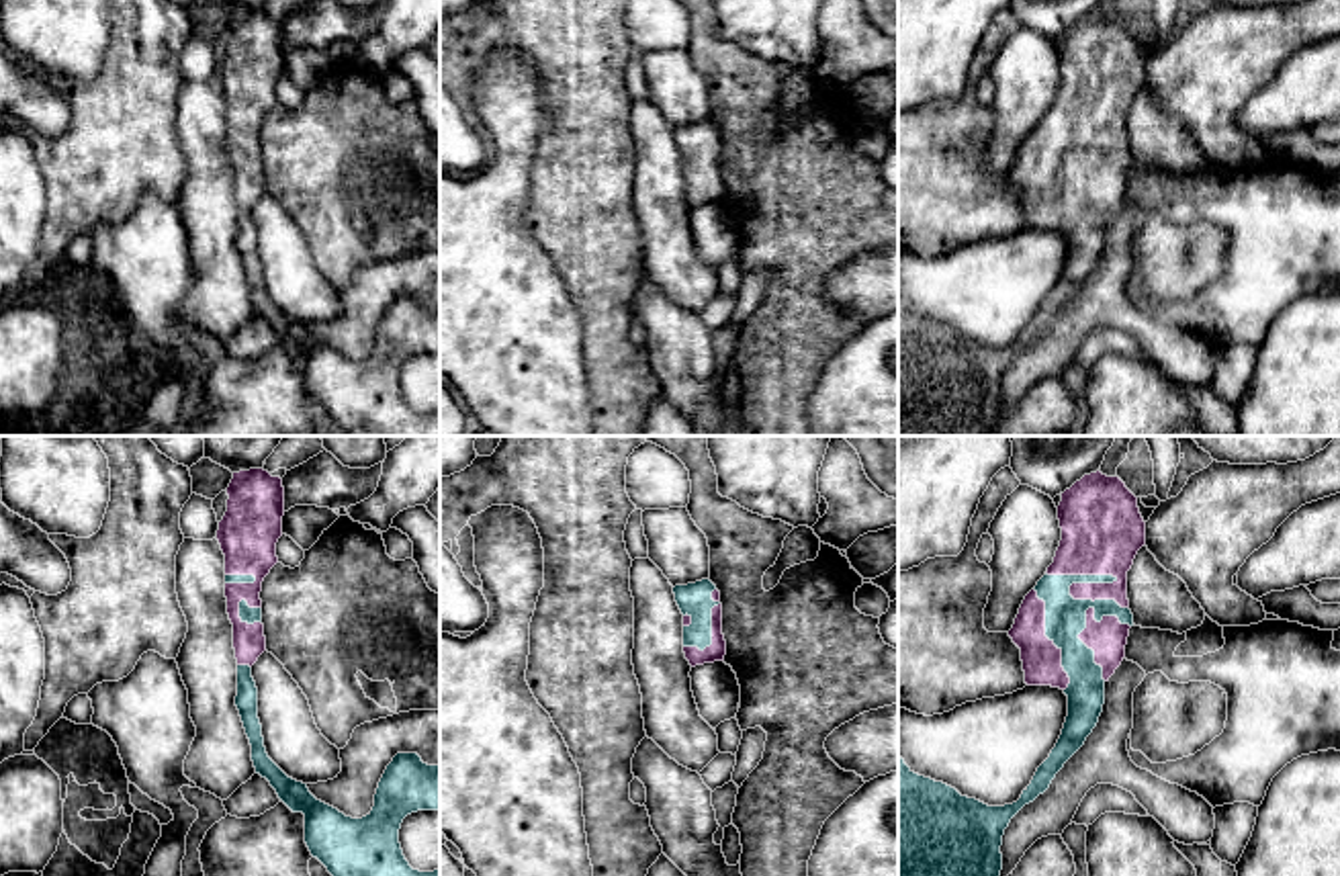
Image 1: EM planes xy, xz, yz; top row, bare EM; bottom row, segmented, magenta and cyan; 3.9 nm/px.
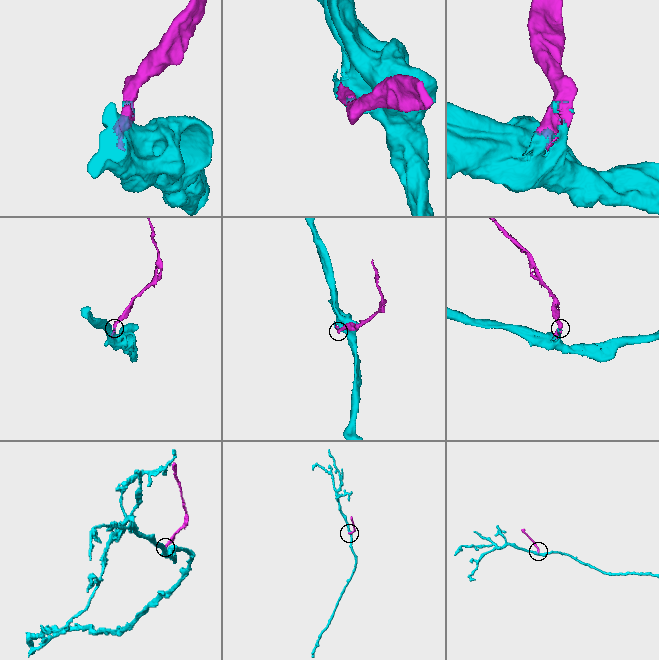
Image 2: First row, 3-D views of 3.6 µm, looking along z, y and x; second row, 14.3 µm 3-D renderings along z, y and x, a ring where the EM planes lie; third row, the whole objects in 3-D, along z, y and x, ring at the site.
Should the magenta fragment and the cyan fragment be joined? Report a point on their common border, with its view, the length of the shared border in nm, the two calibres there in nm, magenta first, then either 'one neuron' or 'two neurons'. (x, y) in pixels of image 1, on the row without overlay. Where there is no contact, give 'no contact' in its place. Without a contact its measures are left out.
contact yz (1093, 125); length 360 nm; calibres 320 and 160 nm; one neuron

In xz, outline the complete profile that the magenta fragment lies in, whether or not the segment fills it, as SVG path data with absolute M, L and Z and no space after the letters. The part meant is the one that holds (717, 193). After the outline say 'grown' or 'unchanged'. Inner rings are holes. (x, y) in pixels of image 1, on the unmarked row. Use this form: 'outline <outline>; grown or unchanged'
outline M710 121L673 129L683 156L683 194L691 209L724 203L720 133Z; grown

